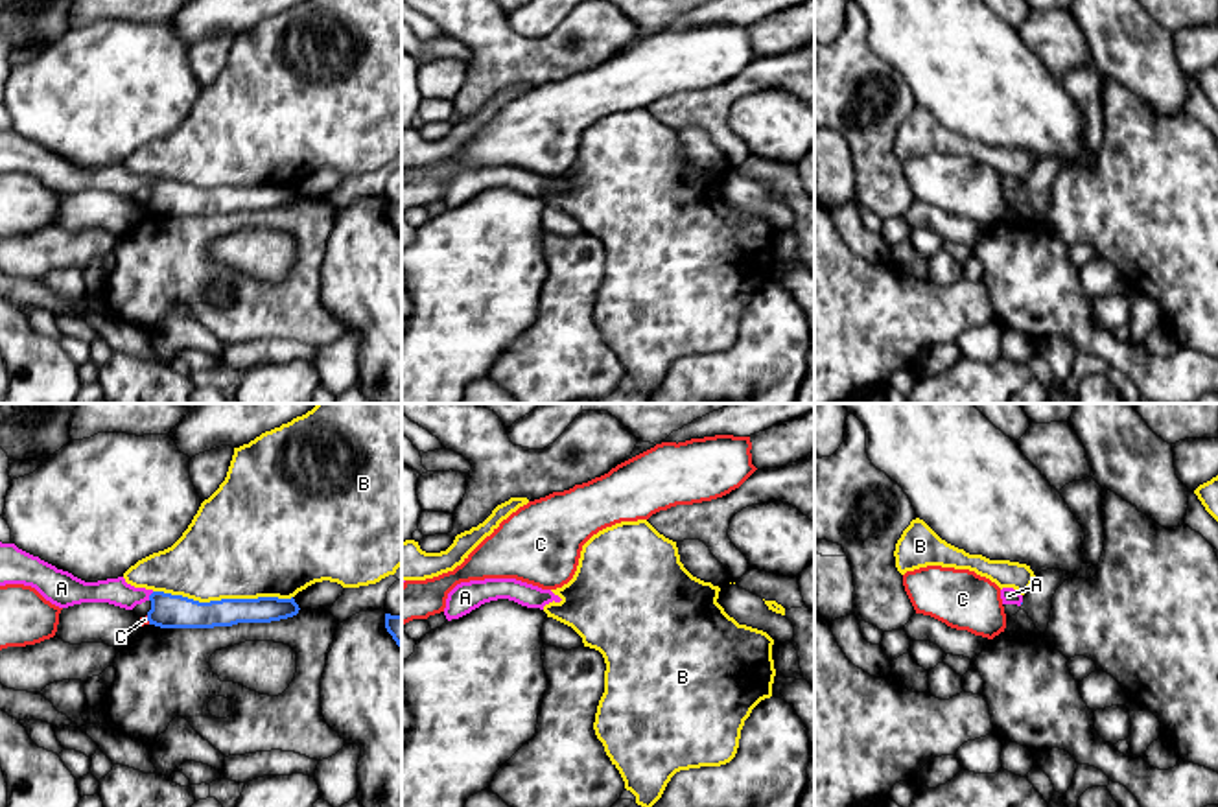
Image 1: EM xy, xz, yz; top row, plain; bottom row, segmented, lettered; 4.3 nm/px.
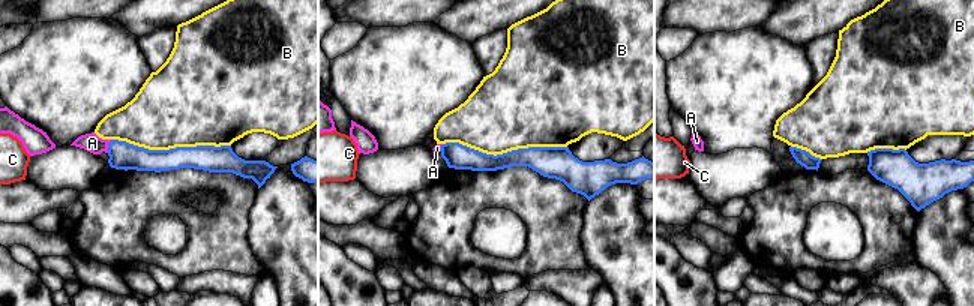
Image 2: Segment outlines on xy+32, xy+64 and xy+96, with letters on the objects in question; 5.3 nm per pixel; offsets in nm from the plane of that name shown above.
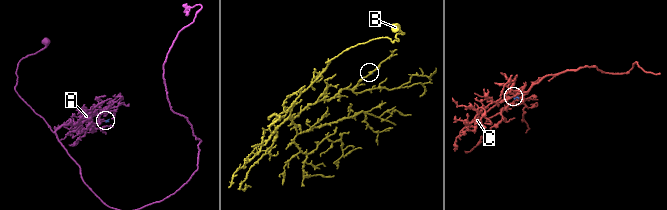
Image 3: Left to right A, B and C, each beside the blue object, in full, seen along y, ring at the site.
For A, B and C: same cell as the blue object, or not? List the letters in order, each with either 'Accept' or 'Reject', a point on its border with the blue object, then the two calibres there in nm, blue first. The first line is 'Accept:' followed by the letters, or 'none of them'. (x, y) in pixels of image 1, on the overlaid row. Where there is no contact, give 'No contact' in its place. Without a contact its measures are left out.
Accept: A
A: Accept. Touches blue at xy (150, 596). Thickness 150 nm (blue) against 120 nm
B: Reject. Touches blue at xy (223, 599). Thickness 150 nm (blue) against 460 nm
C: Reject. Touches blue at xy (148, 619). Thickness 150 nm (blue) against 30 nm

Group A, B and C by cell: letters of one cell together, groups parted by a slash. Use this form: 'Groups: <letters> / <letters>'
Groups: A / B / C

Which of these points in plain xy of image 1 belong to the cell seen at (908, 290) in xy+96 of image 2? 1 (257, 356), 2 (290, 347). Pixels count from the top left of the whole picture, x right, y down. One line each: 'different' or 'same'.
1: same
2: same

